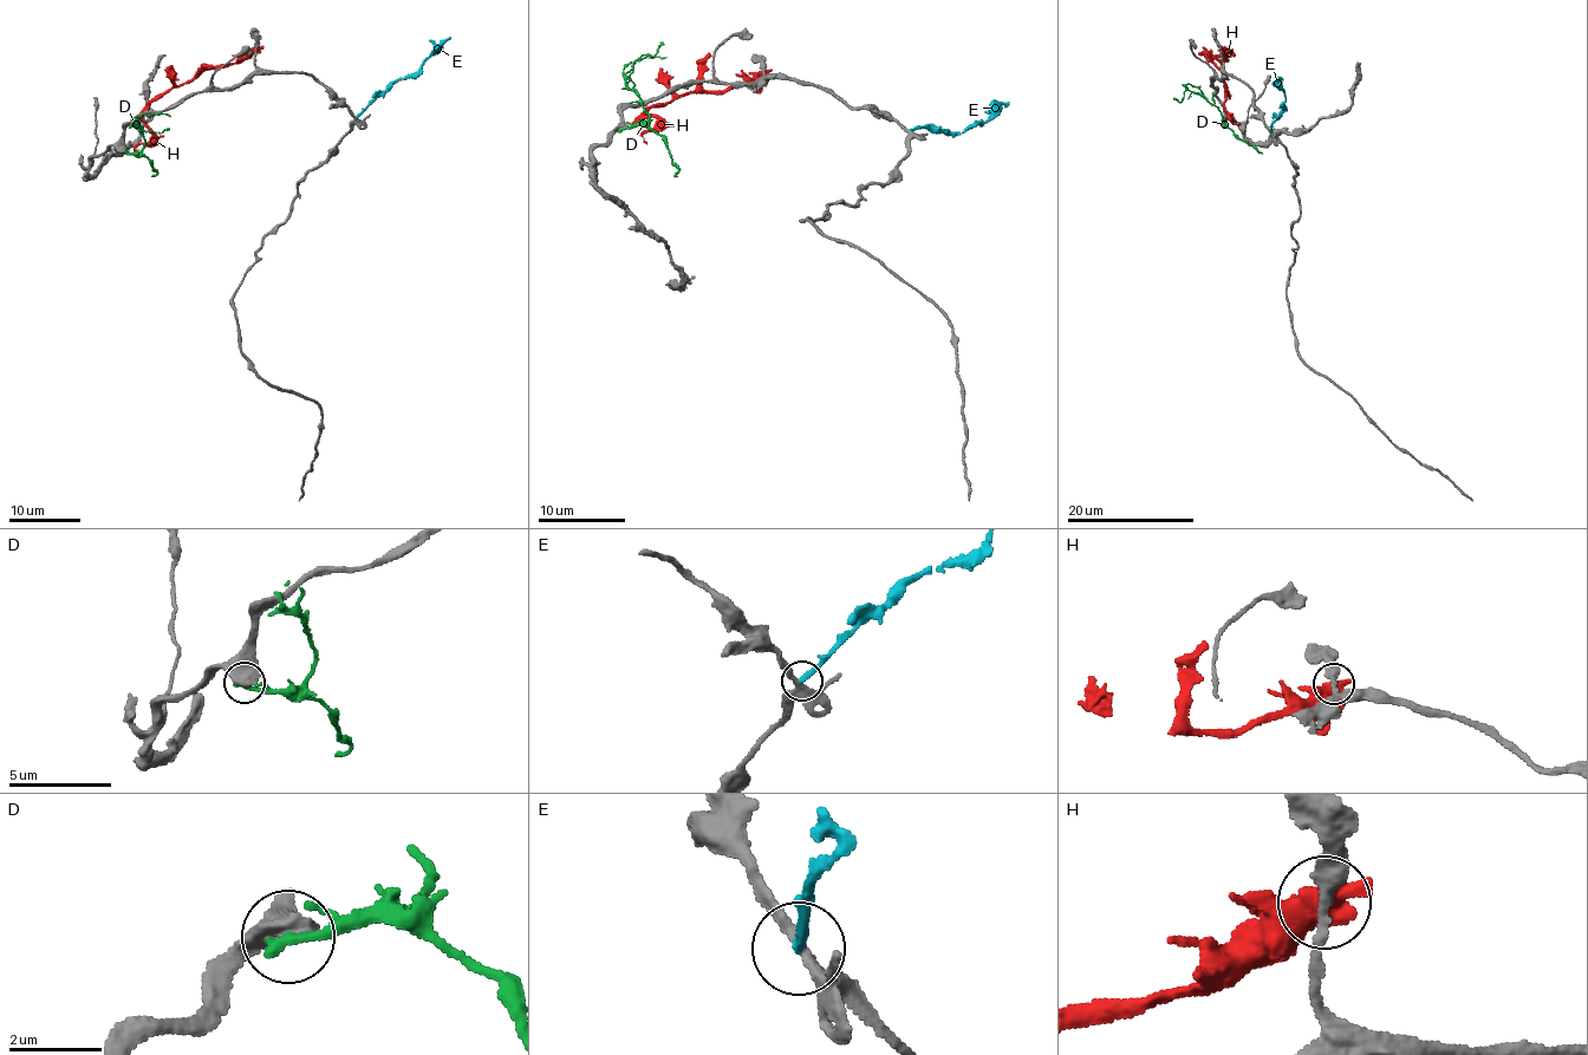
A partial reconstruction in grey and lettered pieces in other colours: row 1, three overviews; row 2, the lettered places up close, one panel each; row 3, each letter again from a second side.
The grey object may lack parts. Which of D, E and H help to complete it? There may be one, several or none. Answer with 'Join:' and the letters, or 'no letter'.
Join: no letter

